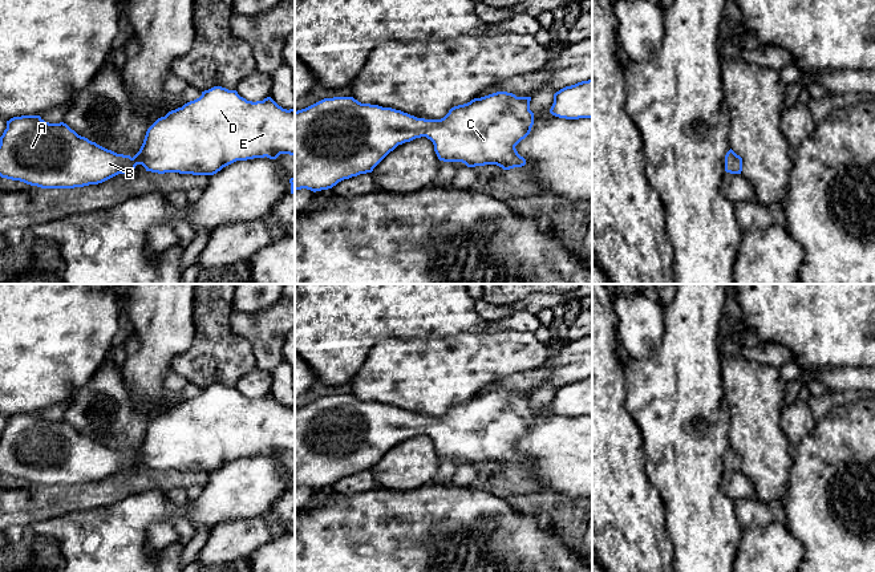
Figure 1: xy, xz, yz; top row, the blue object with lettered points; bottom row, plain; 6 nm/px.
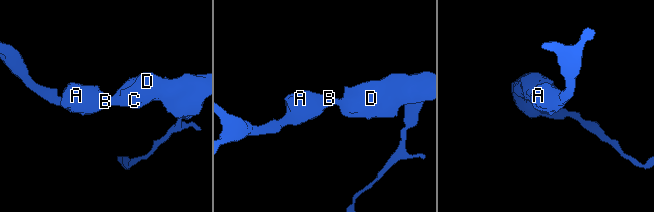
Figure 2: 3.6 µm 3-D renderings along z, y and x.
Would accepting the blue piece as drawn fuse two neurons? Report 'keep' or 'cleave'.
keep

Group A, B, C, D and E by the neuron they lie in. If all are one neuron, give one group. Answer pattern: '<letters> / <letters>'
A B C D E

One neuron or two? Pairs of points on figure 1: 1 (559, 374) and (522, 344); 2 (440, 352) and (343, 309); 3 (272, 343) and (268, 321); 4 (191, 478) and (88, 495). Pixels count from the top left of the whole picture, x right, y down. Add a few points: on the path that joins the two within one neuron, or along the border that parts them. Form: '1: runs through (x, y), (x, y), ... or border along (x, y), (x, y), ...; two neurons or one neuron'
1: border along (549, 357), (535, 369), (515, 373); two neurons
2: border along (437, 337), (384, 337), (375, 345); two neurons
3: runs through (268, 337), (268, 327); one neuron
4: runs through (166, 479), (133, 481), (113, 489); one neuron

